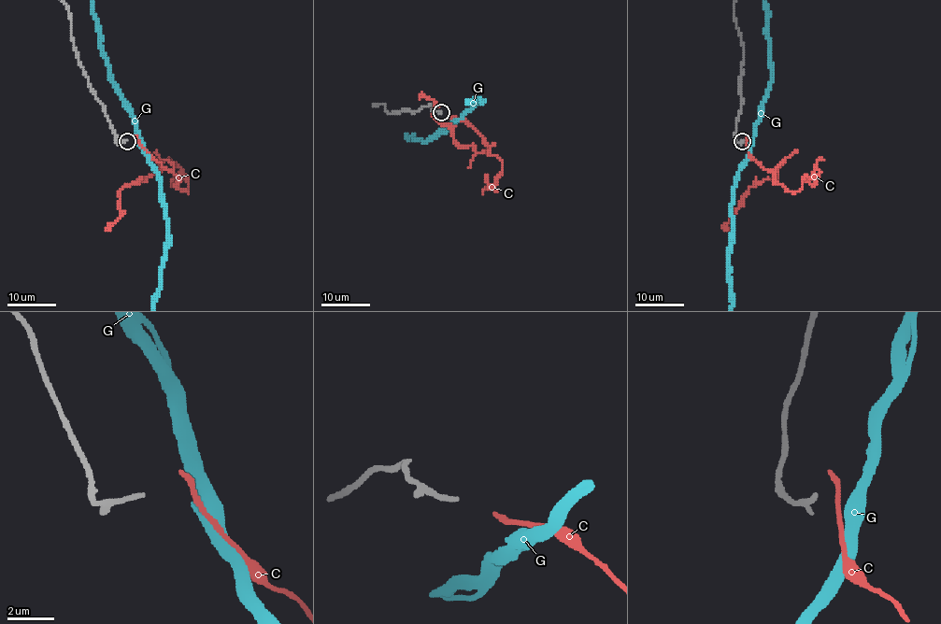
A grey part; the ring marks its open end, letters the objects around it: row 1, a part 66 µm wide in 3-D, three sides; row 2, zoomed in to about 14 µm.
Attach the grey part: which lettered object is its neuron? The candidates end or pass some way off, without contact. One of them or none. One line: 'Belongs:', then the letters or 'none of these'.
Belongs: none of these

